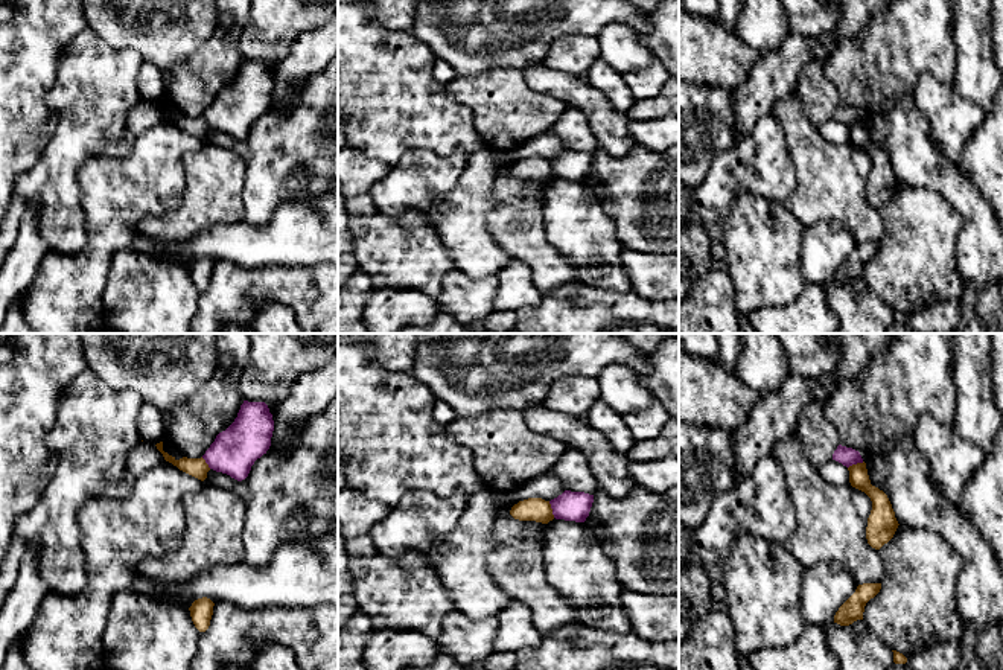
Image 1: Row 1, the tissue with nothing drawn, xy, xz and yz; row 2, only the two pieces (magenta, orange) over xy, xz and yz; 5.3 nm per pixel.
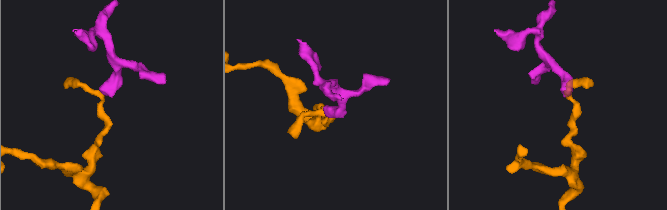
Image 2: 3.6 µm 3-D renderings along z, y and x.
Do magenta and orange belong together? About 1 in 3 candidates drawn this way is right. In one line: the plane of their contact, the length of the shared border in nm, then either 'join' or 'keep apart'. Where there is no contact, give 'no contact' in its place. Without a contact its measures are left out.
xz | 90 nm | keep apart

